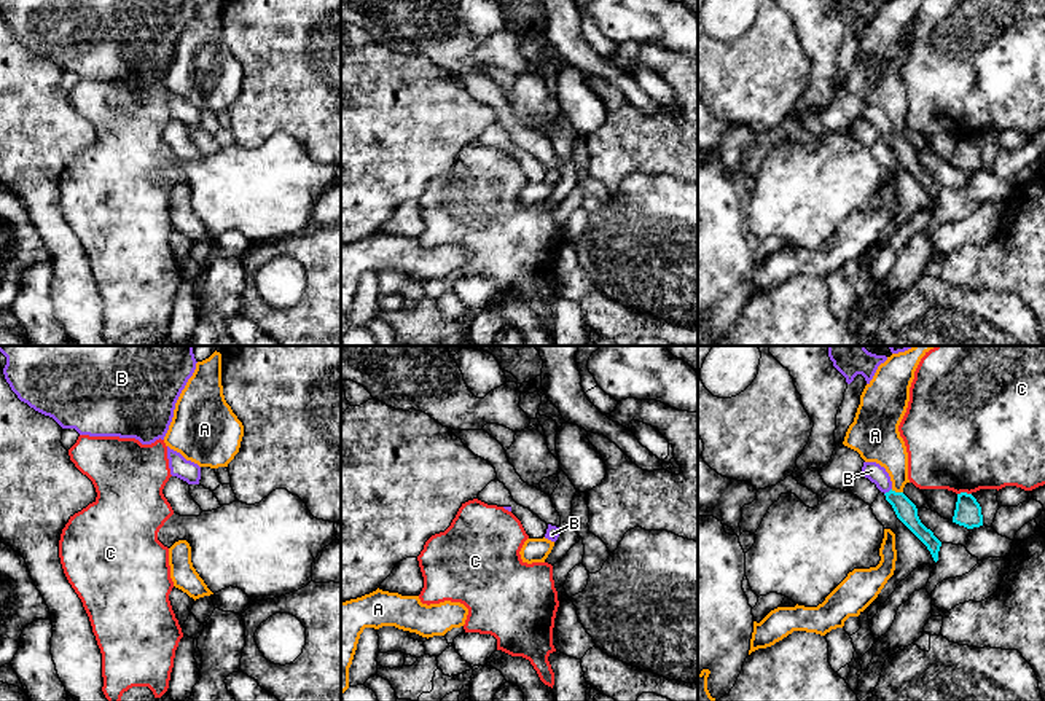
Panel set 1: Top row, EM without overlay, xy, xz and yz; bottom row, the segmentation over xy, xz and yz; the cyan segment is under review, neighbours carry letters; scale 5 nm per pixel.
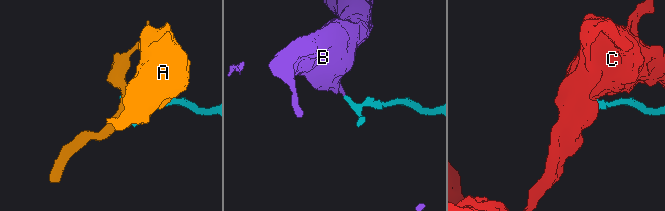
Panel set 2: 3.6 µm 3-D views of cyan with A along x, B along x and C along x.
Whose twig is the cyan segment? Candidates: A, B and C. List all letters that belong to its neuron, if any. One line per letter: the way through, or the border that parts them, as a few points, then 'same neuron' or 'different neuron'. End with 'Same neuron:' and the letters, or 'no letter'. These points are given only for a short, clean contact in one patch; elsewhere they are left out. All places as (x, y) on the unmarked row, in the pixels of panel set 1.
A: border along yz (891, 133), (902, 136); different neuron
B: runs through yz (905, 153), (889, 134), (872, 113); same neuron
C: different neuron
Same neuron: B

